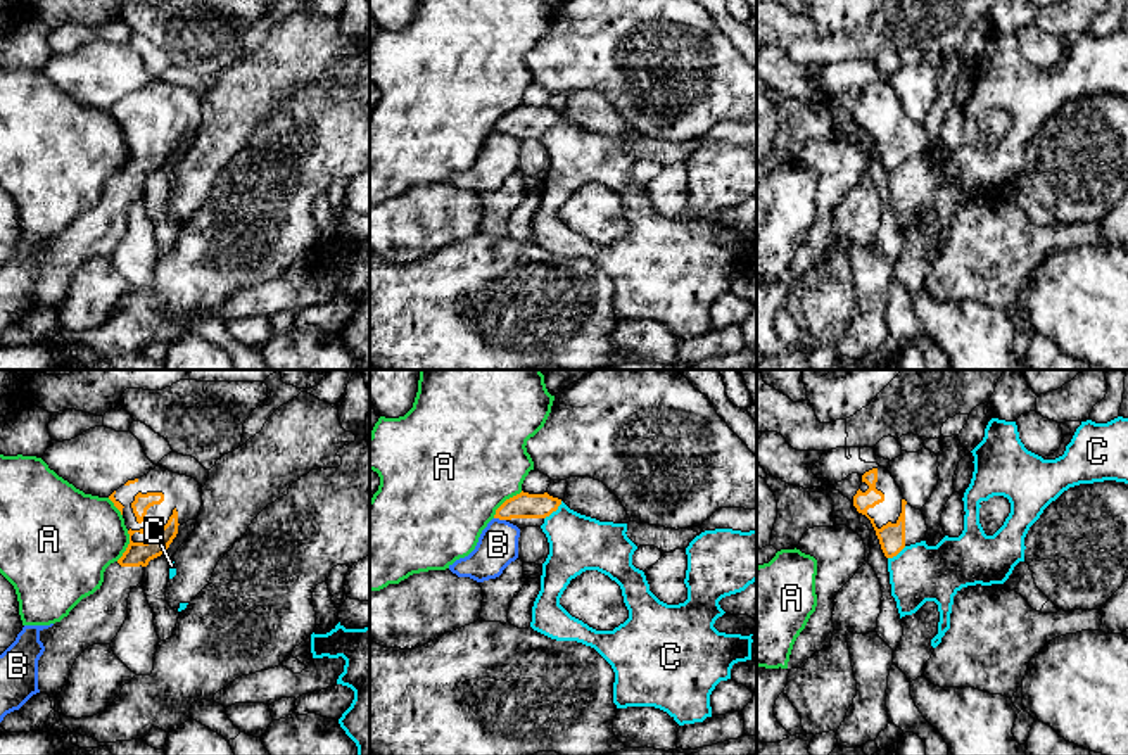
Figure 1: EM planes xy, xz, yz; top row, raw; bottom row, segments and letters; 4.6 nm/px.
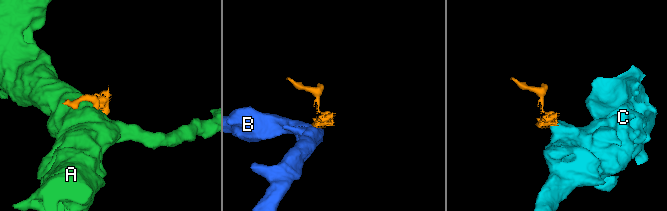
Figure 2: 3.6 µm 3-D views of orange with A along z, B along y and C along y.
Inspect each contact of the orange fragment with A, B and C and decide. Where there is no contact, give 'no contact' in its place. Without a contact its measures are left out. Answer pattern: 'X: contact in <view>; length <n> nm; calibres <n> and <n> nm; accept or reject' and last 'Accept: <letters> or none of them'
A: contact in xz; length 190 nm; calibres 120 and 500 nm; reject
B: contact in xz; length 60 nm; calibres 120 and 190 nm; reject
C: contact in xz; length 120 nm; calibres 120 and 260 nm; reject
Accept: none of them

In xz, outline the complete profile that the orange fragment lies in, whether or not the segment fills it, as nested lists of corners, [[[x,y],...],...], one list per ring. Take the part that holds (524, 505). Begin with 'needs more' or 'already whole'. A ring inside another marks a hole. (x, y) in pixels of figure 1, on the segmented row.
needs more; [[[520,492],[506,499],[497,510],[494,518],[506,520],[518,529],[541,527],[544,518],[558,510],[561,499],[544,494]]]

